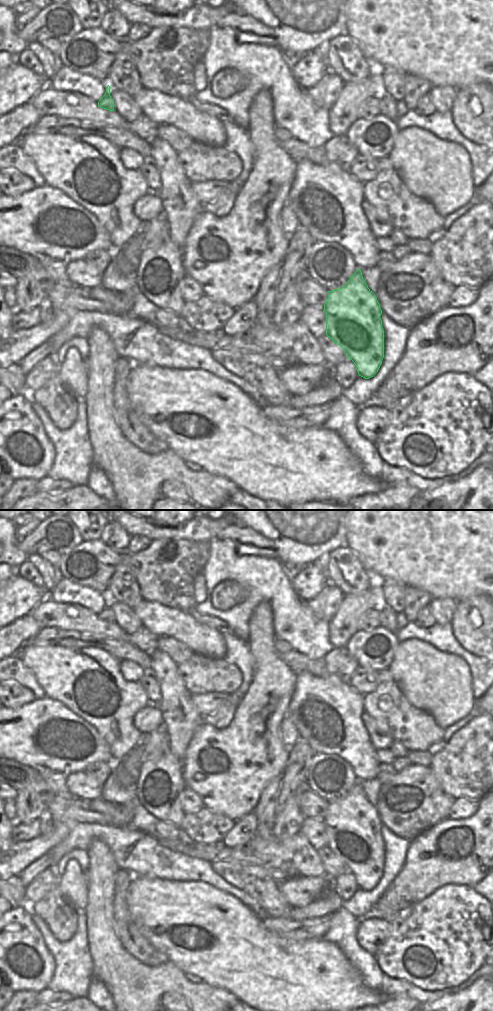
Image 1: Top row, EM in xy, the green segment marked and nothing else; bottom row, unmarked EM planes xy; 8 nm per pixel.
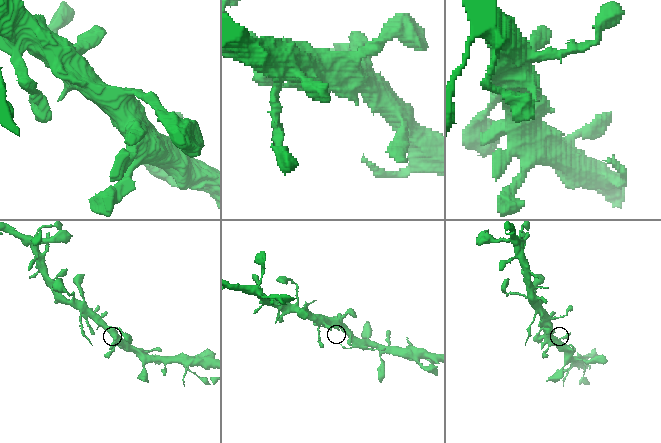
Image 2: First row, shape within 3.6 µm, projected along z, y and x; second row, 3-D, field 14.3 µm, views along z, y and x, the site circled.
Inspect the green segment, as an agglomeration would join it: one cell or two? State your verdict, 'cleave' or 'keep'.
keep

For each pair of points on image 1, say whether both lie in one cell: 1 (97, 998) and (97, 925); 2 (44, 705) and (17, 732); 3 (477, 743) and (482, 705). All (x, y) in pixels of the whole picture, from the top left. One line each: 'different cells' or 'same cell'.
1: different cells
2: different cells
3: different cells

